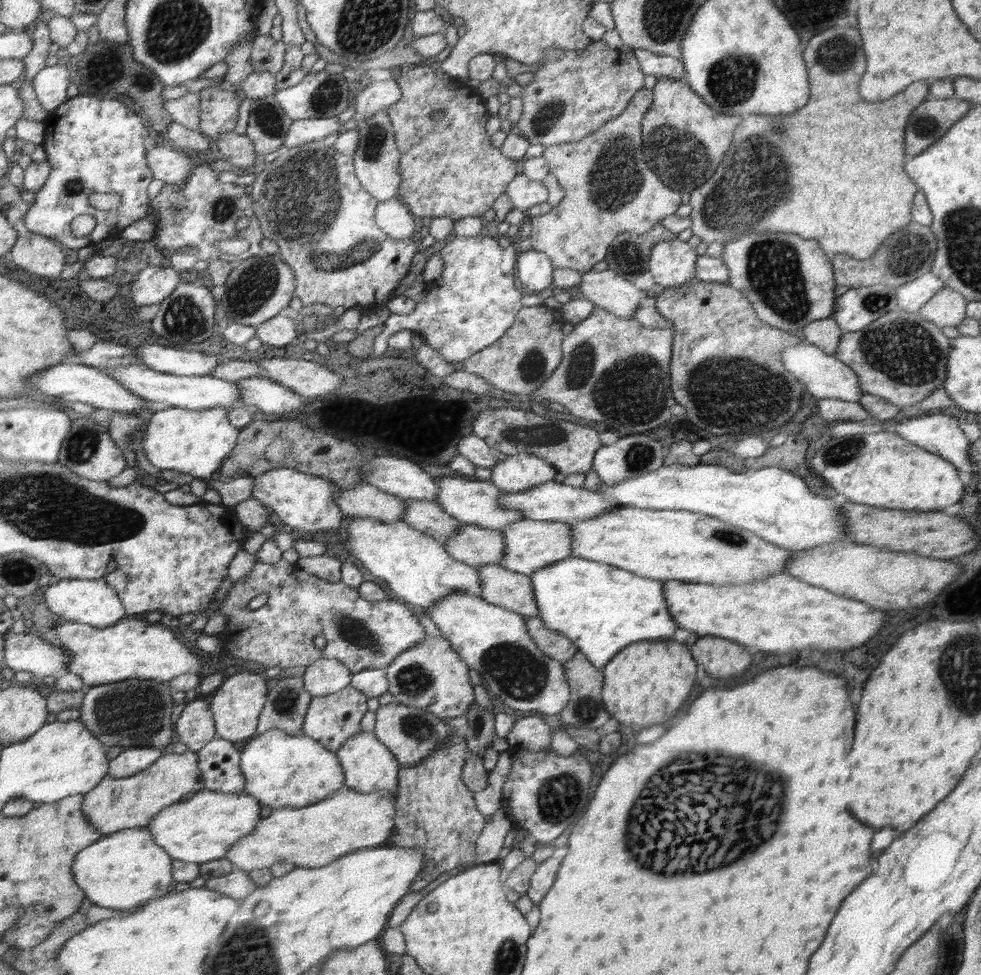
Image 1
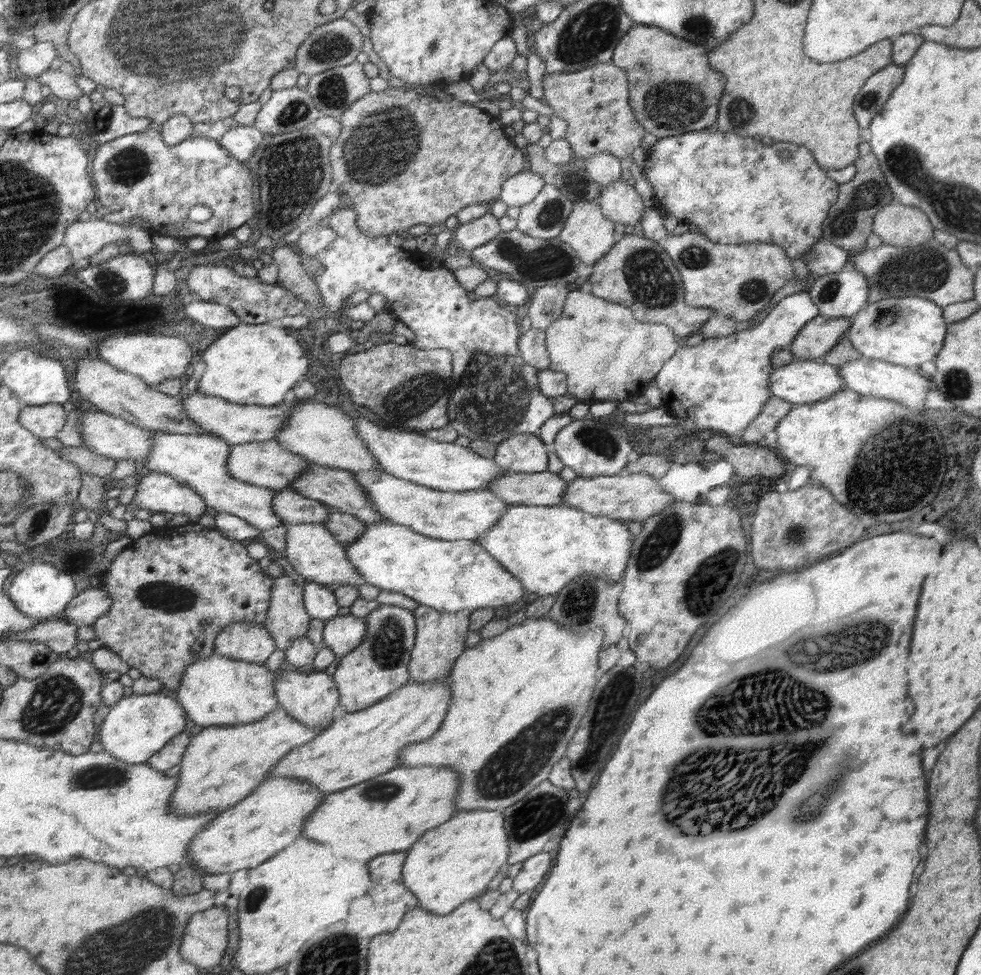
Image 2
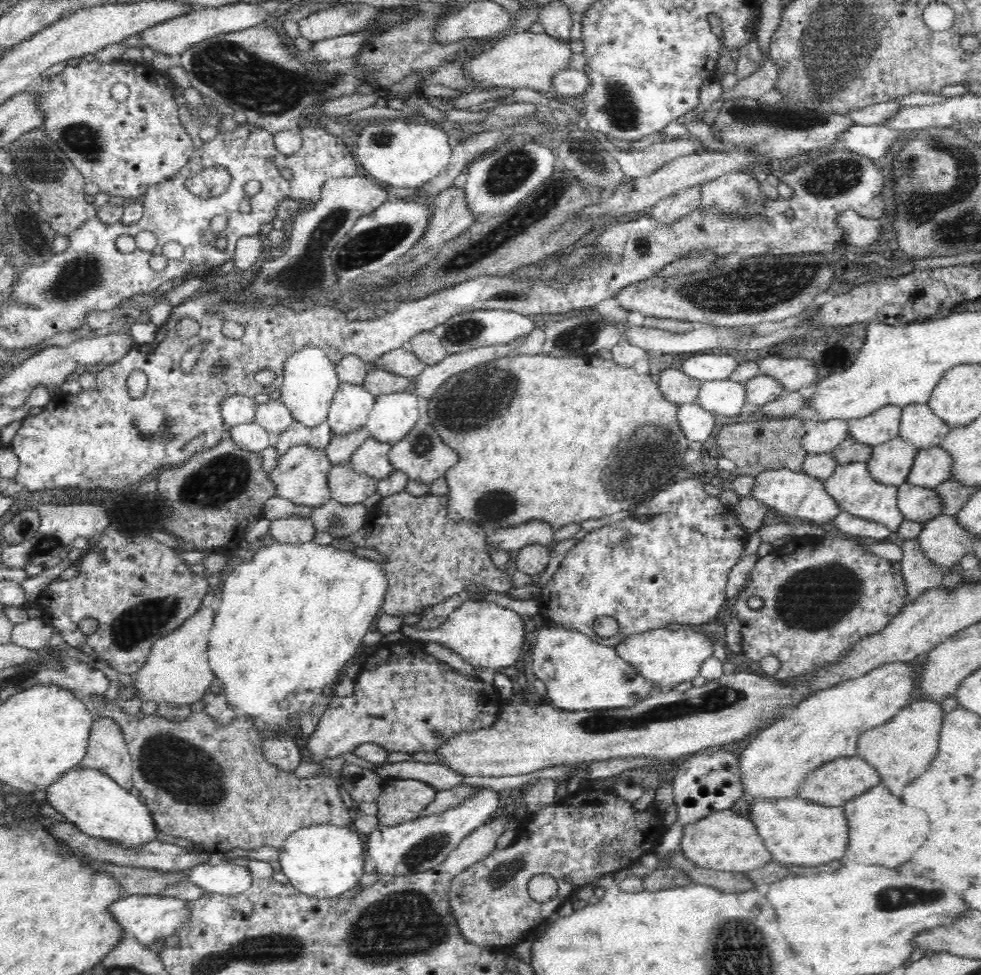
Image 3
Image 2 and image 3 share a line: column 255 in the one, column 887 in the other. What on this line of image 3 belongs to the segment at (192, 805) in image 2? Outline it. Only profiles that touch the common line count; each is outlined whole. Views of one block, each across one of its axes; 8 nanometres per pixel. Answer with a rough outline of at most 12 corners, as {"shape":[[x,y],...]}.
{"shape":[[922,699],[863,732],[857,755],[902,796],[939,751],[940,704]]}

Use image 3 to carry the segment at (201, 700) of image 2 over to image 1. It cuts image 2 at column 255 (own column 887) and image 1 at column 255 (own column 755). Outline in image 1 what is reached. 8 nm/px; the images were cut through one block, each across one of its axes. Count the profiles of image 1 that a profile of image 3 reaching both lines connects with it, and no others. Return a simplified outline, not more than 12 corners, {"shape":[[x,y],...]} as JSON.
{"shape":[[303,734],[253,735],[244,792],[272,810],[345,786],[339,756]]}

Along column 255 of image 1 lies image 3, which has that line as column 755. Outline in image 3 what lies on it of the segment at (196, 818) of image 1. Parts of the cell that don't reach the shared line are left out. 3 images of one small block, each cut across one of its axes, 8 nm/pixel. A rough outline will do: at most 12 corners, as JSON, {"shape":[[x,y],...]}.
{"shape":[[798,796],[750,799],[774,861],[844,859],[843,807]]}

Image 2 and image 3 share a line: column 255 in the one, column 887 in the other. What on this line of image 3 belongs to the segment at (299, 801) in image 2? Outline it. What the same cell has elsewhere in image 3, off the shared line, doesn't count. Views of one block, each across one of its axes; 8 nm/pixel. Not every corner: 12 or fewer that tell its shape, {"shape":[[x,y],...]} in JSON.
{"shape":[[877,784],[843,806],[845,859],[895,868],[928,838],[924,812]]}

